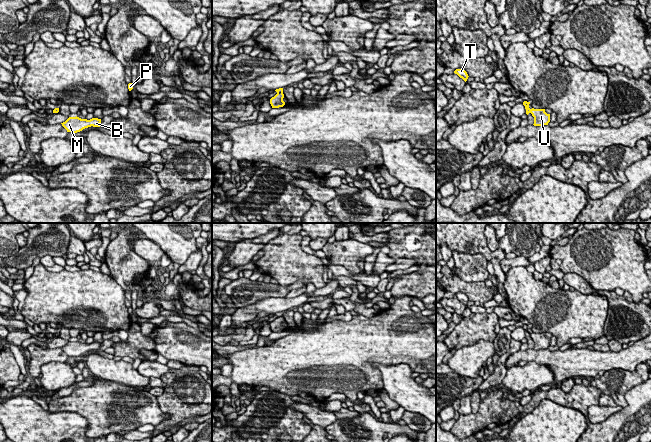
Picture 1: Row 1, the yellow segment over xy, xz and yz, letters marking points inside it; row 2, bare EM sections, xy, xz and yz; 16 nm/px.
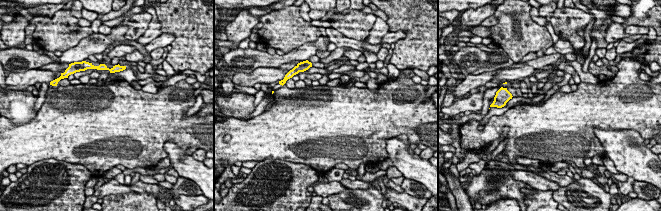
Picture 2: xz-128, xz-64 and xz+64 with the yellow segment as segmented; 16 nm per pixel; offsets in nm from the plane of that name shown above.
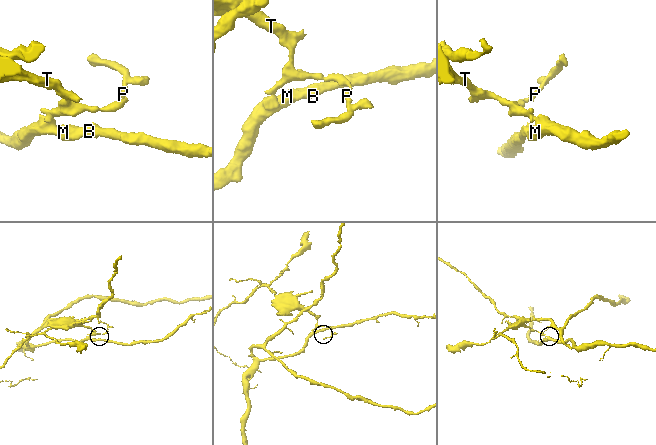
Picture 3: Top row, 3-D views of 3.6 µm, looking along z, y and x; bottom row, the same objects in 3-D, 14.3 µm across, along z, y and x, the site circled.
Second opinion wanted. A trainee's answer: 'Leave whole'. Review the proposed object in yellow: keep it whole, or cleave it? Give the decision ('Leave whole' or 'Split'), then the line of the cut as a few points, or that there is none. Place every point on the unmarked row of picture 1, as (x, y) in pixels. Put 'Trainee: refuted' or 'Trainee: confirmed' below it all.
Split. Split along yz (529, 333), (530, 336)
Trainee: refuted

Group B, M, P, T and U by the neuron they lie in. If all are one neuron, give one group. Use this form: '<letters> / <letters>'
B M U / P T

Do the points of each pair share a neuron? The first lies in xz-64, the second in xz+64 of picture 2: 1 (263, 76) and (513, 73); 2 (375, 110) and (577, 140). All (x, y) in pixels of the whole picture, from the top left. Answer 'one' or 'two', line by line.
1: one
2: one

